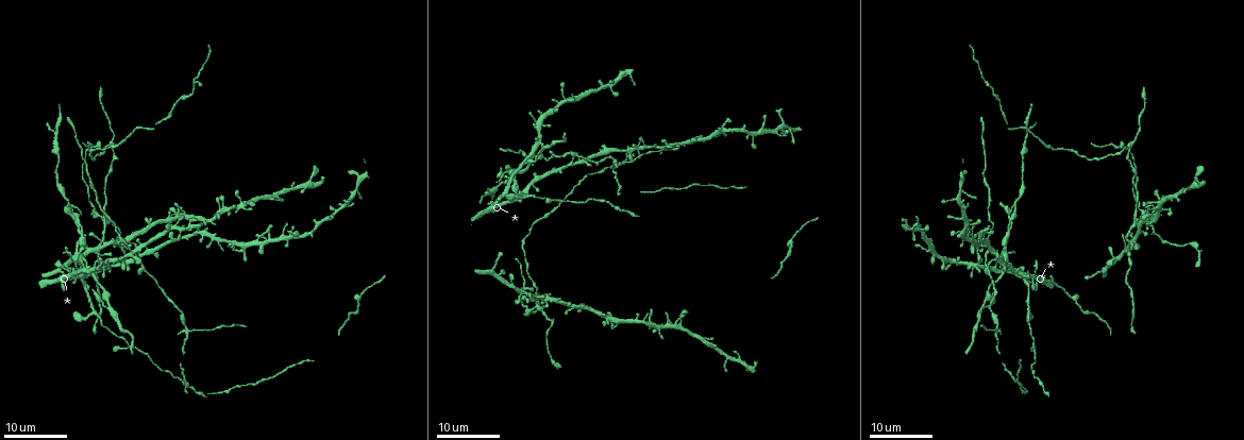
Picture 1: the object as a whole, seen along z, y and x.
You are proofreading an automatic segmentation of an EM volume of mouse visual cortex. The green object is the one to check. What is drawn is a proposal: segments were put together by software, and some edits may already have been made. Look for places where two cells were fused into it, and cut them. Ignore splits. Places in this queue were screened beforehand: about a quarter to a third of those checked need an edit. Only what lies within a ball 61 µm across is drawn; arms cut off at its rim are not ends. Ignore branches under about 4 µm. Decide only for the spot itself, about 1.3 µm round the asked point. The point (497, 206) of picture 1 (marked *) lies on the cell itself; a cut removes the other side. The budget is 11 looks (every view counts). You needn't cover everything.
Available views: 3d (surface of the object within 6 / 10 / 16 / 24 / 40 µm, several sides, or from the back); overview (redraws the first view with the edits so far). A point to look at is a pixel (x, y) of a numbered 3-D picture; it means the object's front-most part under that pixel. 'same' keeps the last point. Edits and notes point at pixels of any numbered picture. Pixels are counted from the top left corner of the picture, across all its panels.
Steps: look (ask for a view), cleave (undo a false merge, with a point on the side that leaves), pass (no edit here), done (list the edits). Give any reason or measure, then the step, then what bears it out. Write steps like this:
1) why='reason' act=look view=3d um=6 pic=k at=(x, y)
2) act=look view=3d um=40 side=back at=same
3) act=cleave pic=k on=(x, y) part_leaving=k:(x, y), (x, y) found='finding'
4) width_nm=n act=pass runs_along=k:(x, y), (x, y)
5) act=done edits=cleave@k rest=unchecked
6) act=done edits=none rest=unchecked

why='four-way junction' act=look view=3d um=16 pic=1 at=(99, 252)

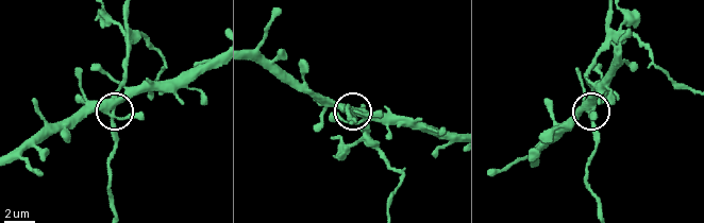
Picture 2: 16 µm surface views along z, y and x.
why='zoom in' act=look view=3d um=6 pic=2 at=(594, 108)

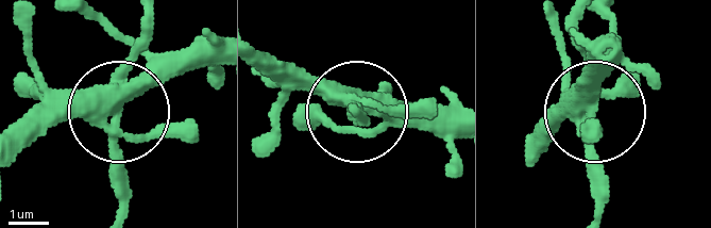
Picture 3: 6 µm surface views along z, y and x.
width_nm=380 act=pass found='all the same cell'

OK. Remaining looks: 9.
why='looks like a crossing' act=look view=3d um=24 pic=1 at=(103, 220)

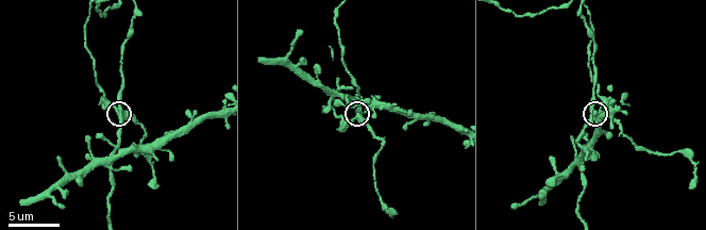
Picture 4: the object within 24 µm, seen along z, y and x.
act=look view=3d um=6 pic=4 at=(122, 113)

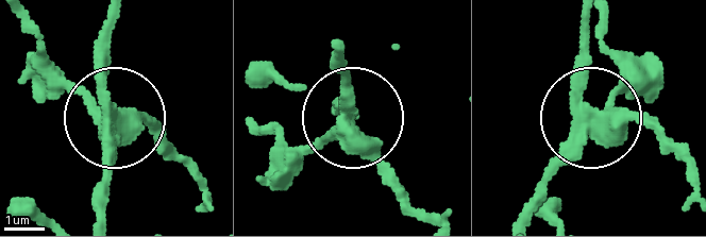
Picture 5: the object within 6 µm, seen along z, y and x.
width_nm=430 act=cleave pic=5 on=(145, 118) part_leaving=5:(108, 117), (50, 60), (33, 19) found='a second cell is stuck on'

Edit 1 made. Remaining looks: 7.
act=look view=overview

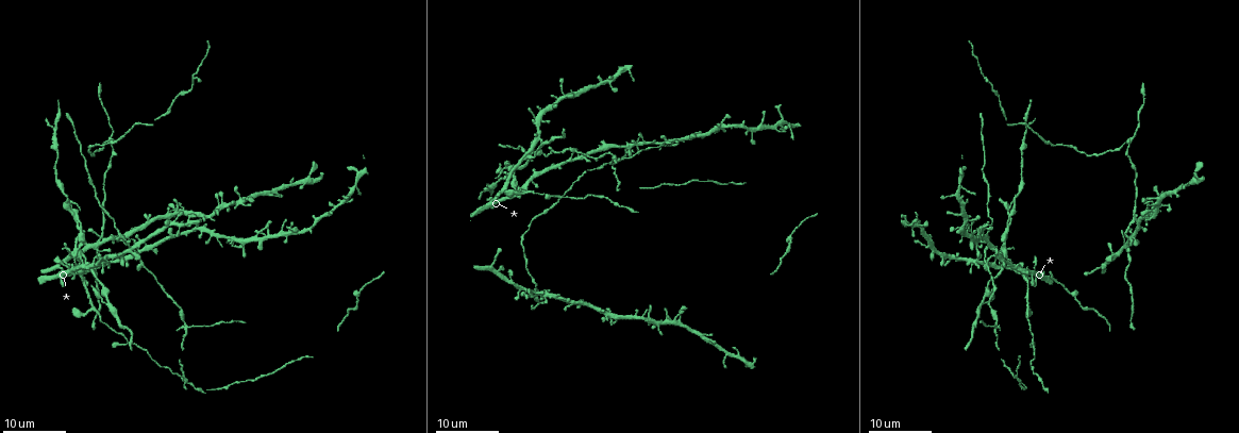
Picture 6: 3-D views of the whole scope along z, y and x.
why='four or more arms meet' act=look view=3d um=16 pic=6 at=(522, 161)

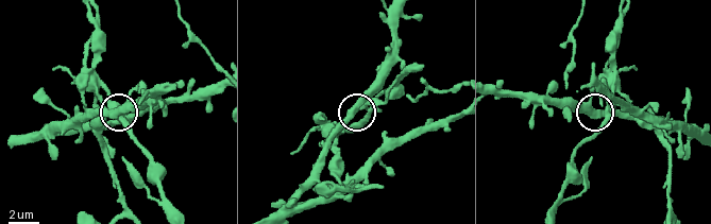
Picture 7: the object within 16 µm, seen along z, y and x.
act=look view=3d um=6 pic=7 at=(352, 118)

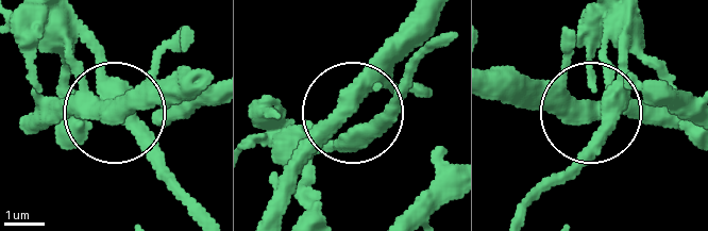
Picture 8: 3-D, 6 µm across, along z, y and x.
width_nm=490 act=cleave pic=8 on=(640, 42) part_leaving=8:(327, 133), (334, 147), (307, 204) found='two cells meet here'

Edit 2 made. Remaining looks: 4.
why='four arms meet' act=look view=3d um=24 pic=6 at=(985, 262)

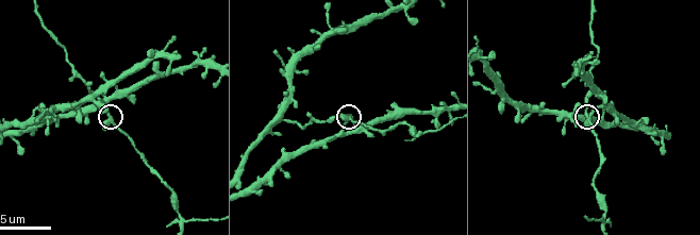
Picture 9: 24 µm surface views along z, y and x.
act=look view=3d um=6 pic=9 at=(110, 117)

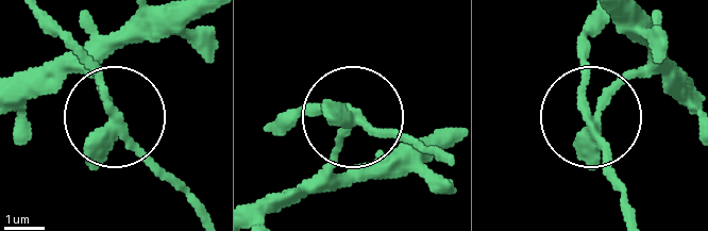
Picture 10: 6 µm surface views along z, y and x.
side_arm_um=29 act=pass runs_along=10:(17, 105), (85, 75), (116, 109), (99, 75), (40, 17) found='continuous, no second cell'

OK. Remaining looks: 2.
why='four-way junction' act=look view=3d um=16 pic=6 at=(187, 328)

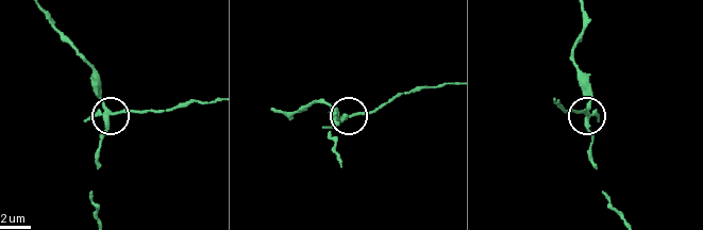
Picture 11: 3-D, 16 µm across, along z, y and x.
act=look view=3d um=6 pic=11 at=(110, 111)

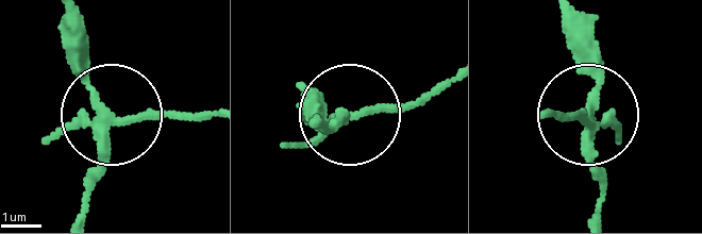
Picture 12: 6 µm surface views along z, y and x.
side_arm_um=10 act=cleave pic=12 on=(47, 138) part_leaving=12:(109, 120), (207, 117) found='two cells meet here'

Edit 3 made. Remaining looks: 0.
act=done edits=cleave@5,cleave@8,cleave@12 rest=unchecked

